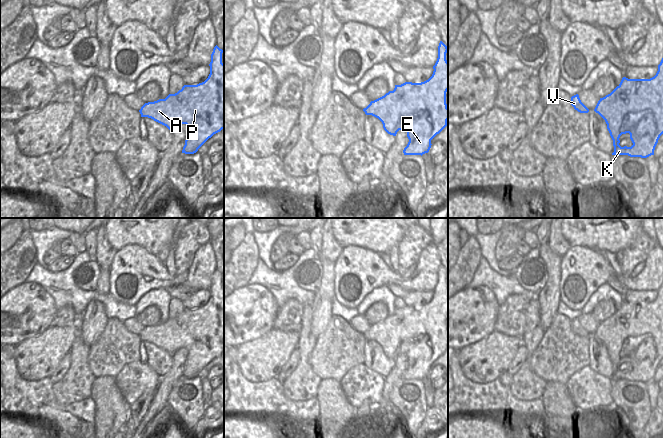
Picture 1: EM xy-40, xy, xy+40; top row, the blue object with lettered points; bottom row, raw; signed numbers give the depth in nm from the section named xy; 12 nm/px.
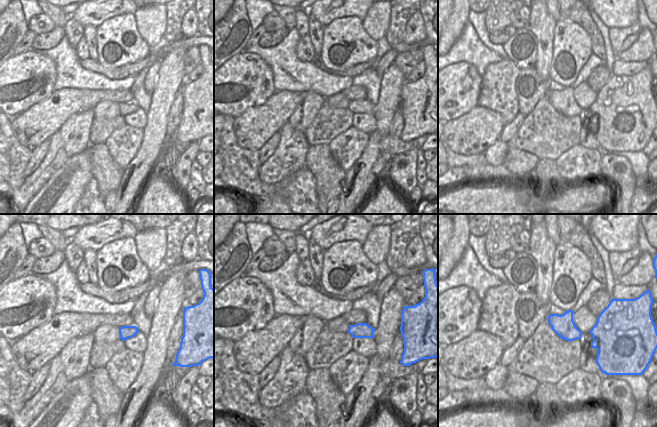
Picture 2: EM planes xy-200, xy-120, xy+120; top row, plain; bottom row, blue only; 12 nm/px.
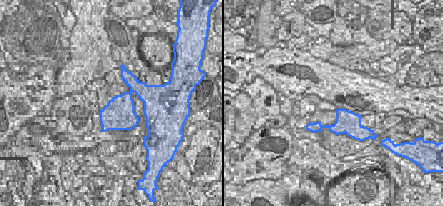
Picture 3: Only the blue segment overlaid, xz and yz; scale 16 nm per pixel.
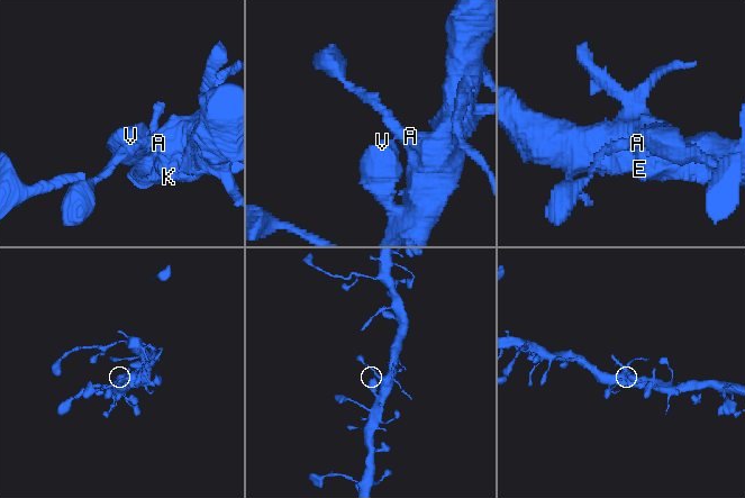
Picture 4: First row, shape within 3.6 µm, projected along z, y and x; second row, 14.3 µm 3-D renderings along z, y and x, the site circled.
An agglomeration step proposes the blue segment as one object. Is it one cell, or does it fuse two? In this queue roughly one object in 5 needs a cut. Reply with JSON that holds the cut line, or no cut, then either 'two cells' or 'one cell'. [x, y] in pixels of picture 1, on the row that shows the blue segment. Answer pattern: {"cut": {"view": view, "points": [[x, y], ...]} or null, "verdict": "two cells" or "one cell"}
{"cut": null, "verdict": "one cell"}

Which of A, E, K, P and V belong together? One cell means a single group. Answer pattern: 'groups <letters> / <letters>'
groups A E K P V

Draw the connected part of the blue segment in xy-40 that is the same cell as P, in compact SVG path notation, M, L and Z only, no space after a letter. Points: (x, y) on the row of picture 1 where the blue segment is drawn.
M217 45L211 54L210 74L208 78L197 85L184 85L175 94L169 94L165 99L145 103L139 110L141 117L148 117L173 131L177 126L188 126L187 137L182 153L194 154L214 134L224 129L224 64L223 50Z

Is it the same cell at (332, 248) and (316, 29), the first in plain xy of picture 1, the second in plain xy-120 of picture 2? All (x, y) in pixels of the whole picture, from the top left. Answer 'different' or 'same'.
same

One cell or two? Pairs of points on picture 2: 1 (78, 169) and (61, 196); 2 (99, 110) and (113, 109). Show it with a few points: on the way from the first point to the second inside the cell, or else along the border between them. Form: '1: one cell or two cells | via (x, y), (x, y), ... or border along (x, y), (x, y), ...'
1: one cell | via (74, 176), (63, 189)
2: one cell | via (102, 110), (110, 109)

